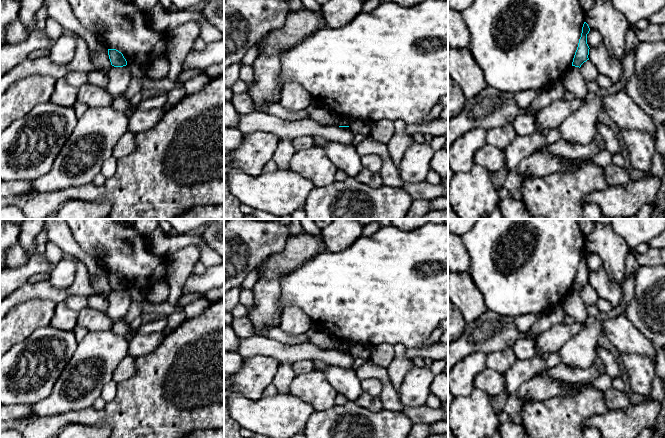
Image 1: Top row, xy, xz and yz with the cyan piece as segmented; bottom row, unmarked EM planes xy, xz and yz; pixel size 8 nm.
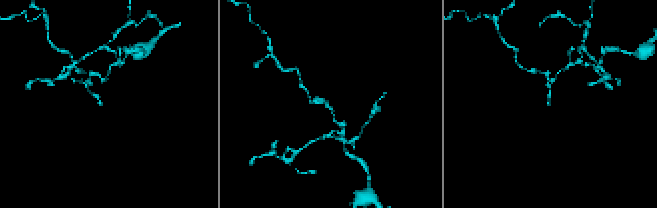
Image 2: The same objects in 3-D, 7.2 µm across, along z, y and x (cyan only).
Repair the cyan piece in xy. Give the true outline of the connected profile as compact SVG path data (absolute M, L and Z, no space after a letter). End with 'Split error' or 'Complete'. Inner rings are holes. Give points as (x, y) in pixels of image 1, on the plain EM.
M108 273L108 279L111 289L114 291L123 291L127 289L127 285L123 278L116 273Z. Complete

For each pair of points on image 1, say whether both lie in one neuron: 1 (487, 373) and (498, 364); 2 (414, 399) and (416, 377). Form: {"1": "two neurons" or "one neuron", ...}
{"1": "two neurons", "2": "one neuron"}

